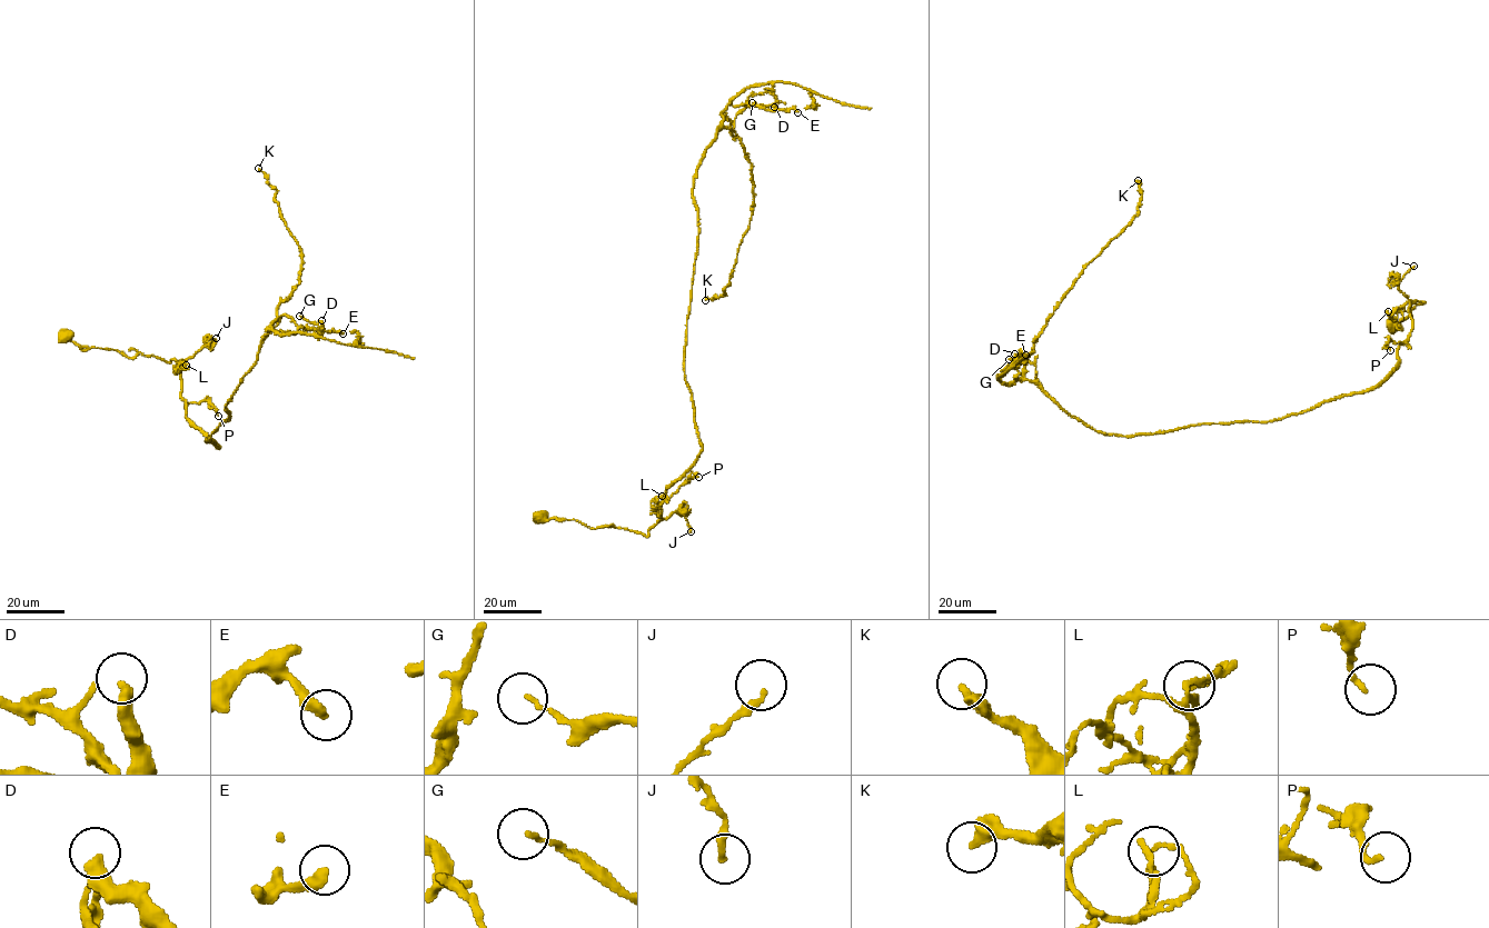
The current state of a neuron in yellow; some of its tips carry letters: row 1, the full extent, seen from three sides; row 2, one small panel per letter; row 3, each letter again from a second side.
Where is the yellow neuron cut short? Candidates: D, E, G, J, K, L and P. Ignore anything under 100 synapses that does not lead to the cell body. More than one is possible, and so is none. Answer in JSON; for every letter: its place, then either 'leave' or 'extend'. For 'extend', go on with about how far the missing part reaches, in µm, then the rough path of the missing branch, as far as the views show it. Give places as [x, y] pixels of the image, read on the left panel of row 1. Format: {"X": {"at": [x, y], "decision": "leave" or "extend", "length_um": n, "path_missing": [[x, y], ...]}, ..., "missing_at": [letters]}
{"D": {"at": [321, 320], "decision": "leave"}, "E": {"at": [343, 333], "decision": "leave"}, "G": {"at": [299, 316], "decision": "leave"}, "J": {"at": [216, 338], "decision": "leave"}, "K": {"at": [258, 168], "decision": "leave"}, "L": {"at": [186, 365], "decision": "leave"}, "P": {"at": [218, 416], "decision": "leave"}, "missing_at": []}

